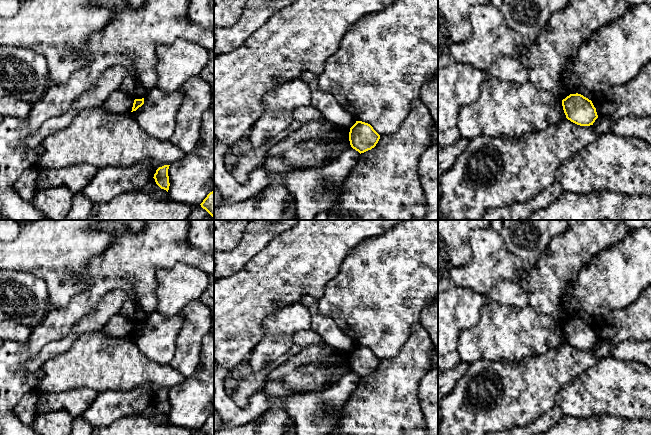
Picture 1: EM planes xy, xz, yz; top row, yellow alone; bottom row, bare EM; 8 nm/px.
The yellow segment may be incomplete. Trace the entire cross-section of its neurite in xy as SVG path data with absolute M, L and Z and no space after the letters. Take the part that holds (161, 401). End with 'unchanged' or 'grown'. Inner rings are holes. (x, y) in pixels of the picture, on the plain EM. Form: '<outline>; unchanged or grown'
M164 389L159 391L154 398L154 403L156 408L161 412L168 416L169 414L169 400L168 400L168 393L170 389Z; unchanged

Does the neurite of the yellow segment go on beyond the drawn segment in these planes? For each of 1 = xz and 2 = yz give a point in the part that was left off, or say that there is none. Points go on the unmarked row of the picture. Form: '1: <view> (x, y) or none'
1: none
2: none

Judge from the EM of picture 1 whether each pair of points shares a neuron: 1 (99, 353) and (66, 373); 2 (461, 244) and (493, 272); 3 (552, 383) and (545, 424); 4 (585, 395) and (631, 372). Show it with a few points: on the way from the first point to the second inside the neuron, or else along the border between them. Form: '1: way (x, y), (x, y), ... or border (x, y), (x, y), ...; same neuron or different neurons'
1: way (91, 361), (74, 368); same neuron
2: border (473, 230), (469, 236), (471, 259), (452, 267); different neurons
3: border (555, 404), (527, 424); different neurons
4: way (596, 391), (616, 387), (620, 383); same neuron

